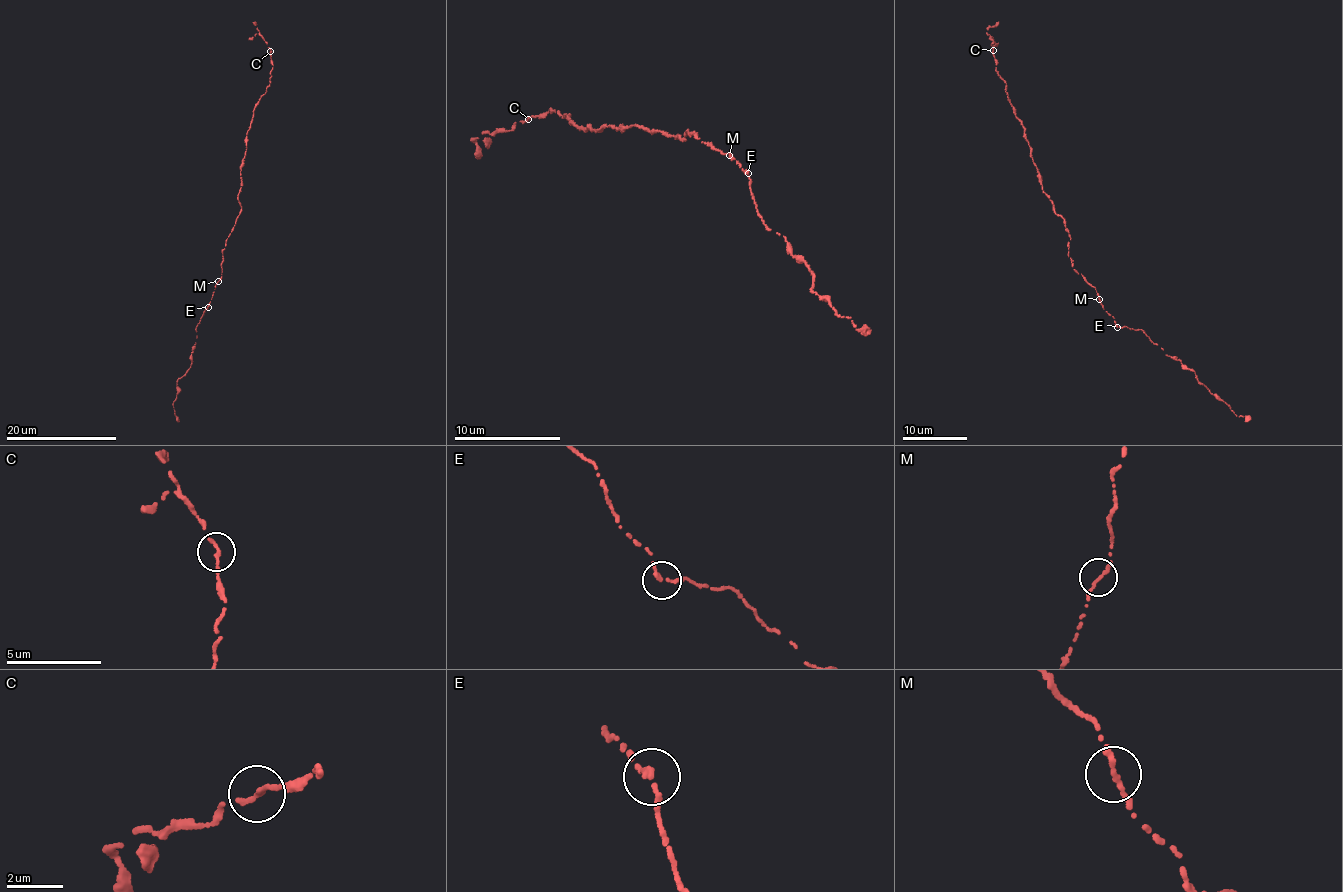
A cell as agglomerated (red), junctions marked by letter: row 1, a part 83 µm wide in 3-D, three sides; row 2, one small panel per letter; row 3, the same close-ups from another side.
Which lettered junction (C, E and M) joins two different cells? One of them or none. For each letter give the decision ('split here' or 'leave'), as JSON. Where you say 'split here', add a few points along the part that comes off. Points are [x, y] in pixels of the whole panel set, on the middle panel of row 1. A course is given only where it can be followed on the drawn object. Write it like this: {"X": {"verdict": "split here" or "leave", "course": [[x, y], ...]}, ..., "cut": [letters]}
{"C": {"verdict": "leave"}, "E": {"verdict": "split here", "course": [[747, 174], [756, 212], [808, 266], [812, 293], [871, 332]]}, "M": {"verdict": "leave"}, "cut": ["E"]}

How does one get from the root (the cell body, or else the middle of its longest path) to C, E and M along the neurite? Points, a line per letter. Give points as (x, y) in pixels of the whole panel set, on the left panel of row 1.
C: (230, 233), (241, 209), (238, 195), (246, 133), (255, 104), (271, 83), (273, 65), (270, 51)
E: (230, 233), (222, 253), (222, 278), (207, 306)
M: (230, 233), (222, 253), (222, 278), (218, 281)

